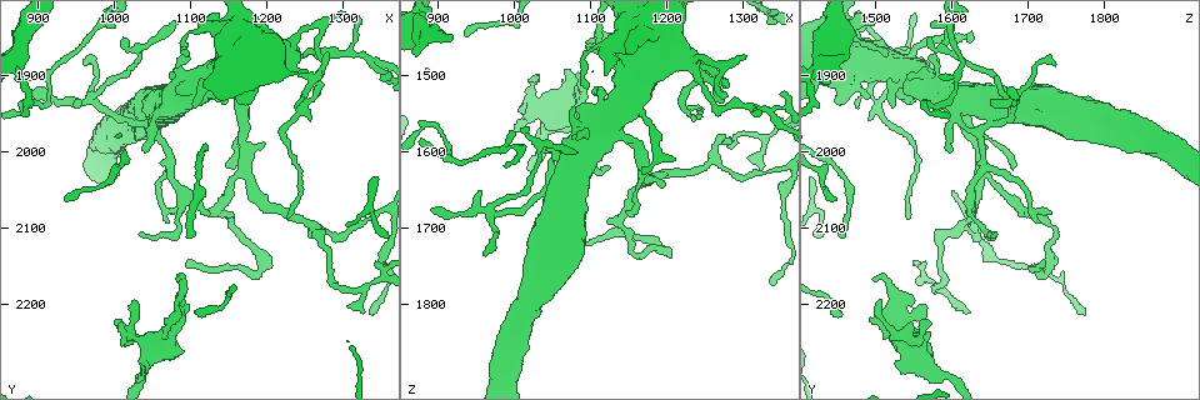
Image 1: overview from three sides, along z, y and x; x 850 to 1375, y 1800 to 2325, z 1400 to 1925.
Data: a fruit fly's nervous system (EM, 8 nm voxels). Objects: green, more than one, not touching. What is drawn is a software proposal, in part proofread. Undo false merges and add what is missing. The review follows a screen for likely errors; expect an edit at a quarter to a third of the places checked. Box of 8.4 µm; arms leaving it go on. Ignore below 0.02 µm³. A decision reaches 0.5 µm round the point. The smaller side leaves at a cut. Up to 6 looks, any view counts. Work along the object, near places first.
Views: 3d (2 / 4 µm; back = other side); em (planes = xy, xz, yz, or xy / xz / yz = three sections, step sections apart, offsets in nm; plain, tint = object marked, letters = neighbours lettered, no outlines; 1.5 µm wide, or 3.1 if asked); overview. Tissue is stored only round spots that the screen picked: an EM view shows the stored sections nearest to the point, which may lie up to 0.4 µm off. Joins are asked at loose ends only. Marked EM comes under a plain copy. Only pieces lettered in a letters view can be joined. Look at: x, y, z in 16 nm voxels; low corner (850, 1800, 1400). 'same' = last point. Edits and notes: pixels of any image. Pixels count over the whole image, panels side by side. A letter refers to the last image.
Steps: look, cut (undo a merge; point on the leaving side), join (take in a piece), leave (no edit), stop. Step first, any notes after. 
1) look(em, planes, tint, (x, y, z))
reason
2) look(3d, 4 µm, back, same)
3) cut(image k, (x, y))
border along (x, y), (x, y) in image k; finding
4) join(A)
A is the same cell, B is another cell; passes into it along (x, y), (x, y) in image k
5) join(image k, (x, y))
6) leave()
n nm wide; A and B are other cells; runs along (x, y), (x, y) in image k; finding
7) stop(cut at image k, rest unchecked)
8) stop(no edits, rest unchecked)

look(3d, 2 µm, back, (1120, 2085, 1620))
free end

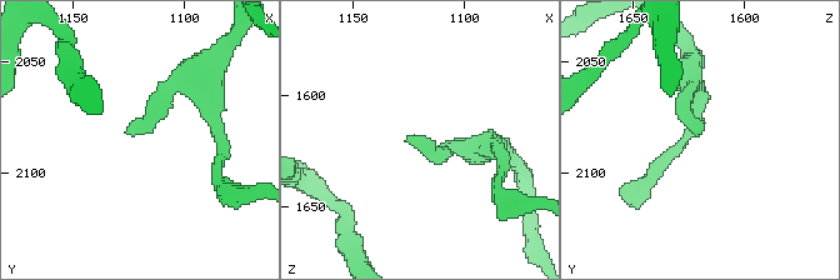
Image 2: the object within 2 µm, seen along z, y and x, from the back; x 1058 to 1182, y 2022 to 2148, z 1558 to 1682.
look(em, planes, tint, (1121, 2084, 1621))
now the EM

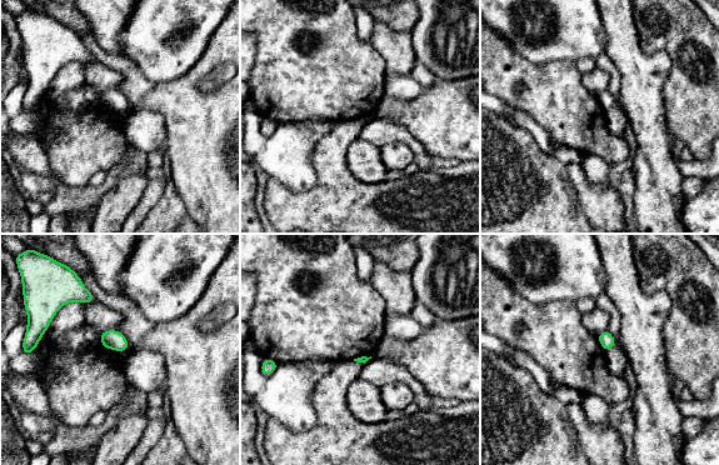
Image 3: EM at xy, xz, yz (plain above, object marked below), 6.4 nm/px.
look(em, planes, letters, same)

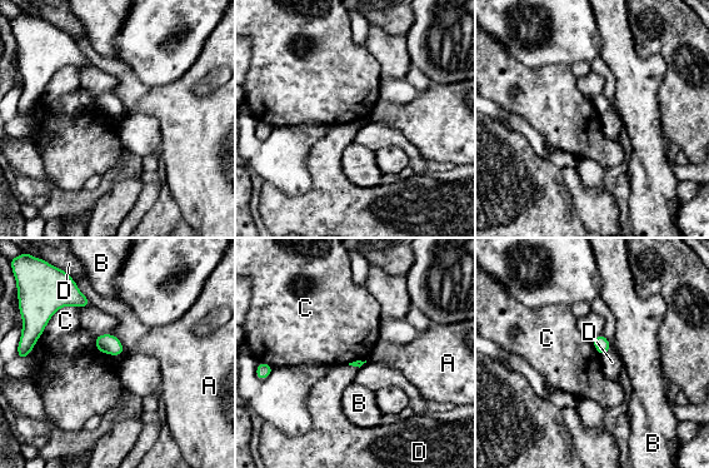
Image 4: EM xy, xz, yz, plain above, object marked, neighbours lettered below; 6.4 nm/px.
leave()
A, B, C and D are other cells; border along (101, 352), (121, 356) in image 4; none of them fits

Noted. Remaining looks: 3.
look(3d, 2 µm, (1005, 2225, 1570))
thin end

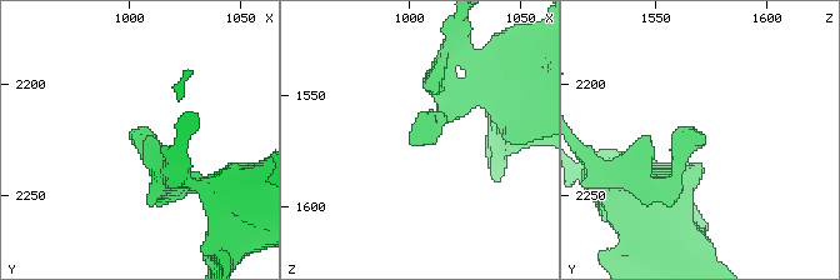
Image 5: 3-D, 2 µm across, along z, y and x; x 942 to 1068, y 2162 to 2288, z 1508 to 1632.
look(em, xz, step 4, letters, (1004, 2227, 1573))
shape alone is not enough

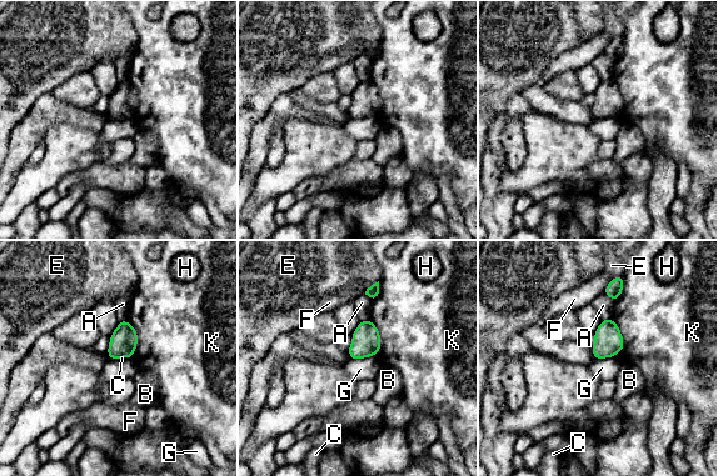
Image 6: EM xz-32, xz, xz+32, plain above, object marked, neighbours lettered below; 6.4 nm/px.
look(em, planes, letters, same)
another direction

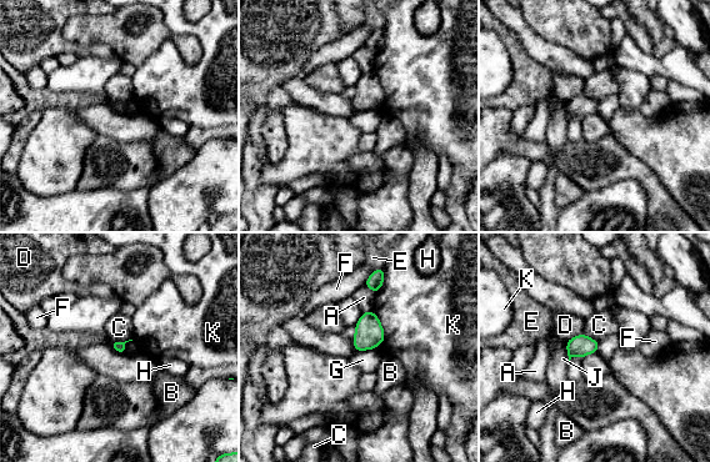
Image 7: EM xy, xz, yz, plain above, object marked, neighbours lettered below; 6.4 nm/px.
leave()
A, B, C, D, E, F, G, H, J and K are other cells; border along (376, 347), (356, 352) in image 7; no lettered piece goes on from it

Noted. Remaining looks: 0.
stop(no edits, rest unchecked)

